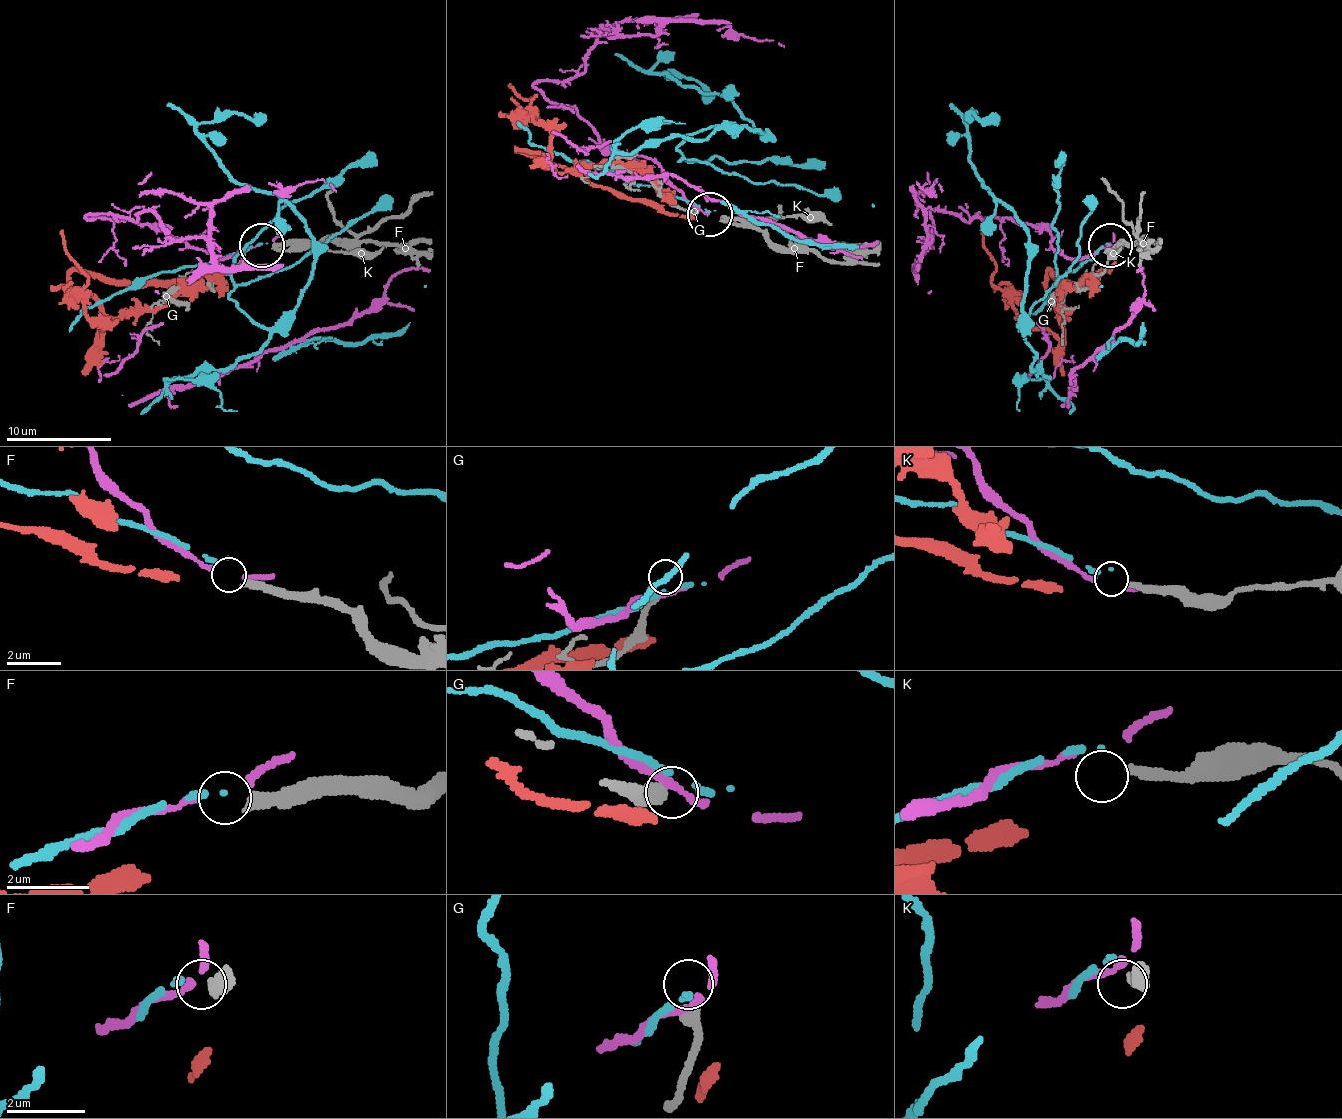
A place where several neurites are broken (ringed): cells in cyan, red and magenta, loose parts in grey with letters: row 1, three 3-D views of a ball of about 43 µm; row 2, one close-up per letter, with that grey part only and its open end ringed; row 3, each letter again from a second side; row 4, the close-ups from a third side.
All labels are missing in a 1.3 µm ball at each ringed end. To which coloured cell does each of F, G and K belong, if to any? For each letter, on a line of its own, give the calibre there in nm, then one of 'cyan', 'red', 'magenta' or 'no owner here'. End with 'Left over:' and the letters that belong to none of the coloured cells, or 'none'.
F: calibre 280 nm; no owner here
G: calibre 320 nm; no owner here
K: calibre 240 nm; no owner here
Left over: F, G, K

